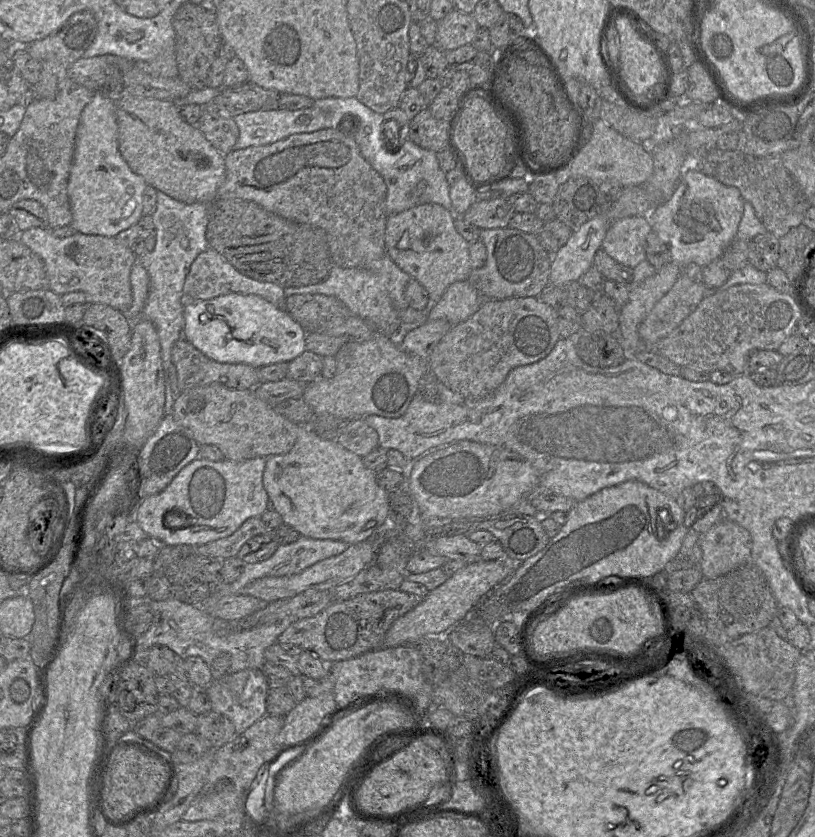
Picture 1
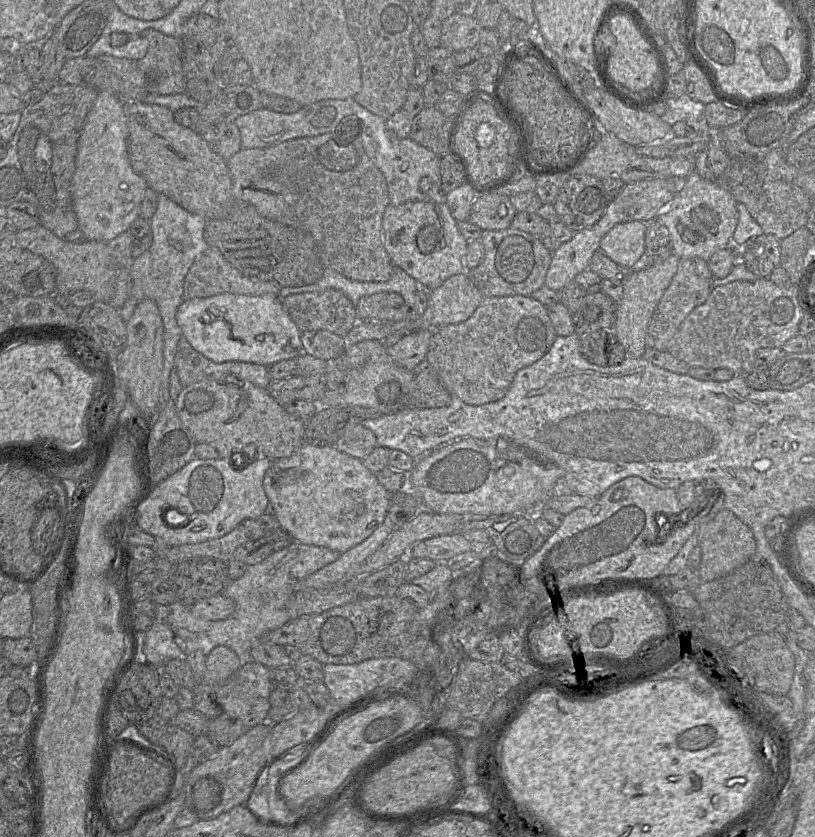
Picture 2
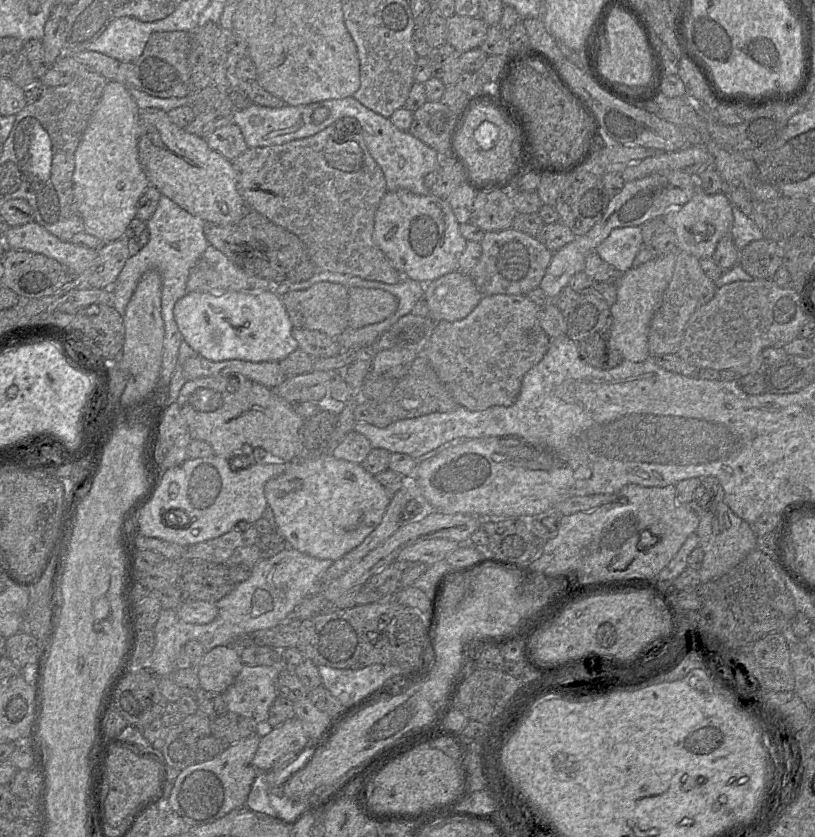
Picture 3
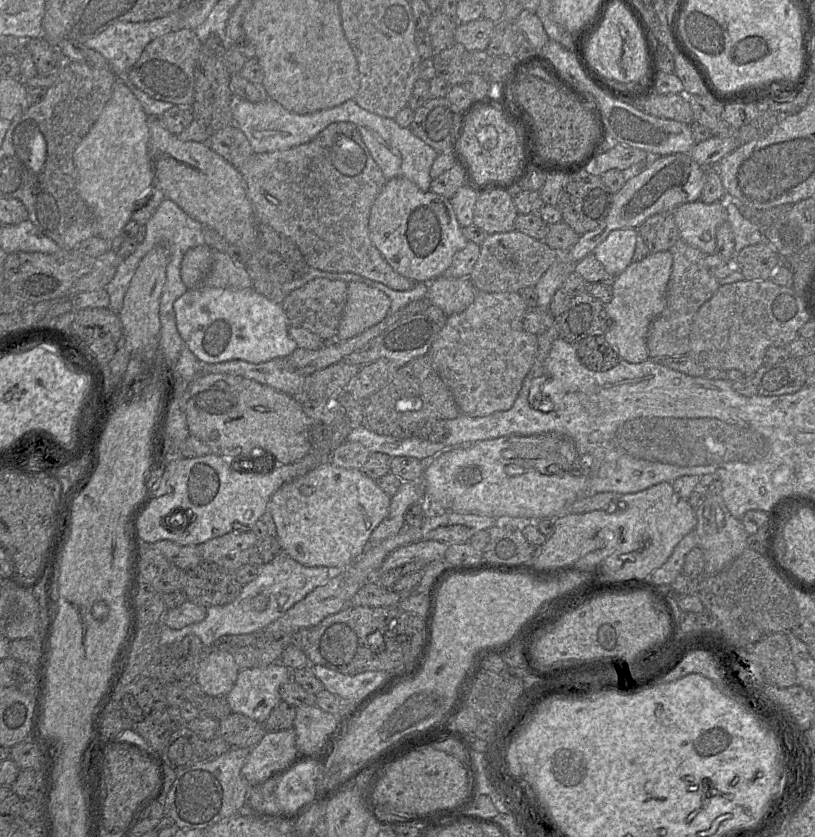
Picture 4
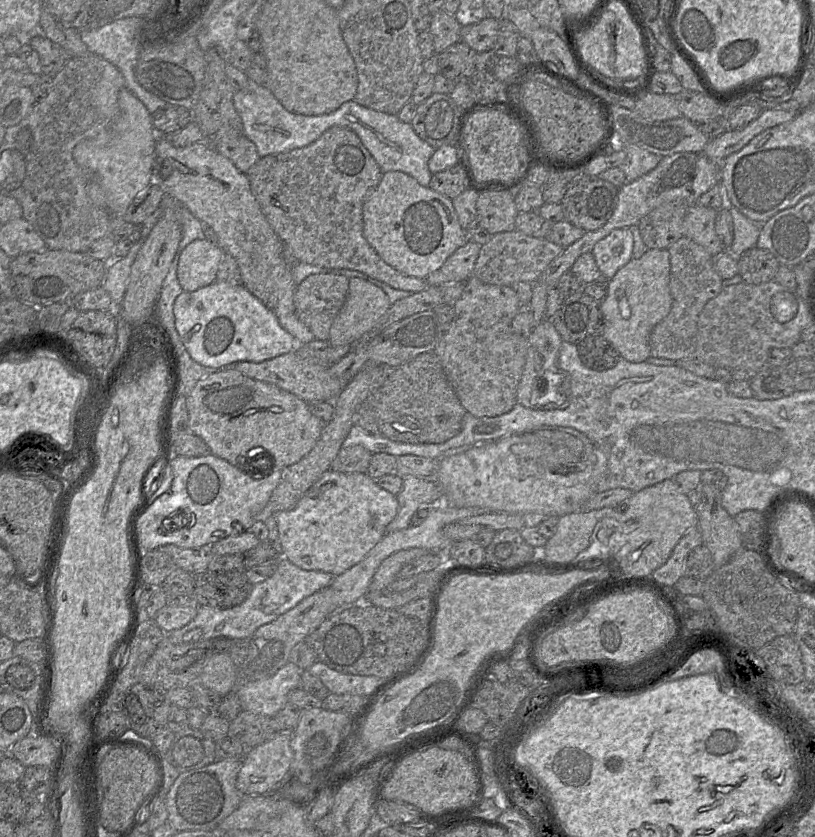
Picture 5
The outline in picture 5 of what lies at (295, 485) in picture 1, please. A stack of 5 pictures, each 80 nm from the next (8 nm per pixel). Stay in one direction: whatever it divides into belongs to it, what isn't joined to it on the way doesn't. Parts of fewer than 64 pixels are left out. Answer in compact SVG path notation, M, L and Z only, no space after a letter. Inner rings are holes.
M329 469L307 490L293 509L275 515L282 557L303 570L340 575L360 562L379 542L397 512L397 497L379 487L367 473L341 473Z

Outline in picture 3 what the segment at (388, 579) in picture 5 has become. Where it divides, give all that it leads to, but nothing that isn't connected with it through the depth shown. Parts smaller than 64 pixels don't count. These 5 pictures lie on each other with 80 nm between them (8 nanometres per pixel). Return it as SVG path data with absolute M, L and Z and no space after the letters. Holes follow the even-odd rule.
M445 538L426 539L405 547L396 560L432 565L445 559L459 545L458 542Z

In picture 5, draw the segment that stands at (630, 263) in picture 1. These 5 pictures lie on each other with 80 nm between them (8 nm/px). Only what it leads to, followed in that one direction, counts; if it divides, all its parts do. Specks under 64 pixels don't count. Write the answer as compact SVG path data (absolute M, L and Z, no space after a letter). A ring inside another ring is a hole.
M629 228L614 229L594 245L591 253L605 280L610 280L633 259L633 248L634 239Z

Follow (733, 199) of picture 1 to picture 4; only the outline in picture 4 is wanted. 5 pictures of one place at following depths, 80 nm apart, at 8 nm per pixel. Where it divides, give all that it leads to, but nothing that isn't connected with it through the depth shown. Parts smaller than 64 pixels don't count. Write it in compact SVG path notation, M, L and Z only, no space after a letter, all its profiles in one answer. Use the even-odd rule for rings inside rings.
M701 200L689 202L678 206L672 213L682 240L699 249L705 255L716 252L716 232L718 227L726 221L725 201L711 204L706 204Z

